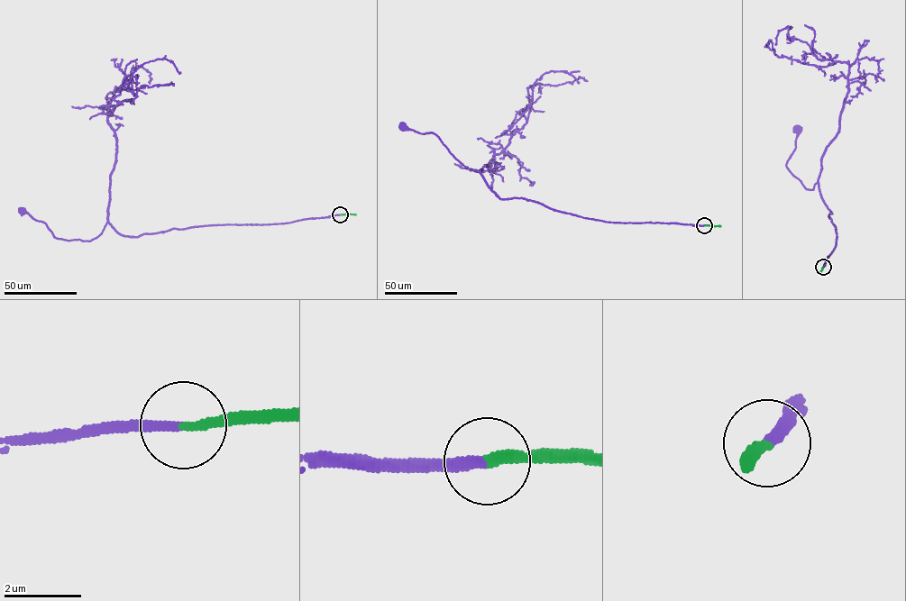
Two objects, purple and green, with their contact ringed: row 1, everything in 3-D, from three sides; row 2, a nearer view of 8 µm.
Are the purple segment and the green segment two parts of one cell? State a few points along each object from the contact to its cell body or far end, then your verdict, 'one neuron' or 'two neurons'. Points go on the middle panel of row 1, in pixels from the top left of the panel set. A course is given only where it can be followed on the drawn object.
purple via (704, 225), (603, 221), (522, 198), (499, 199), (480, 171), (455, 159), (435, 134), (403, 125) | green via (704, 225), (720, 226) | one neuron

